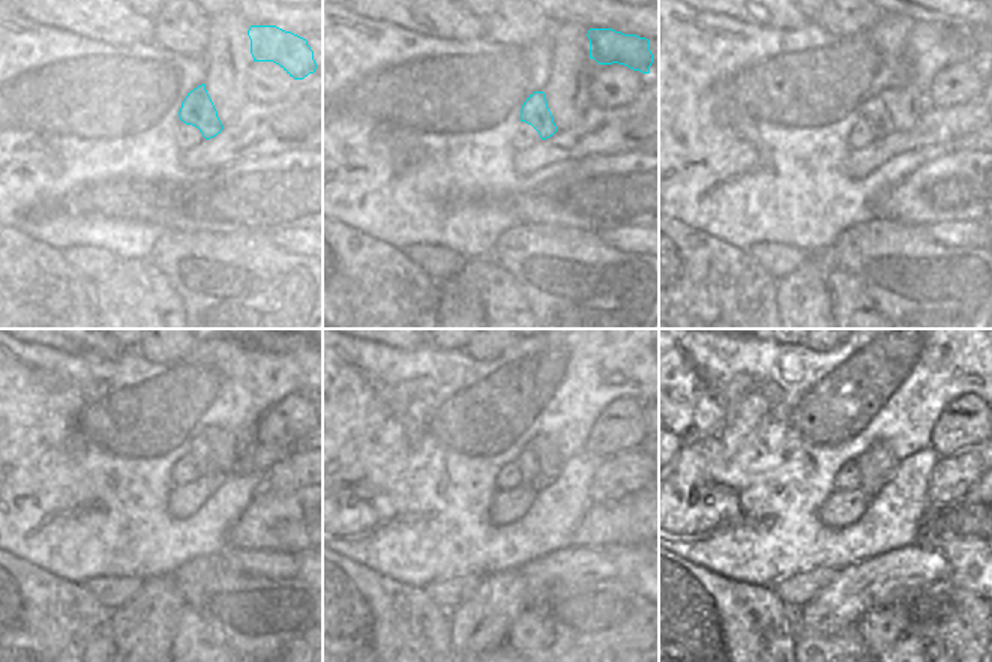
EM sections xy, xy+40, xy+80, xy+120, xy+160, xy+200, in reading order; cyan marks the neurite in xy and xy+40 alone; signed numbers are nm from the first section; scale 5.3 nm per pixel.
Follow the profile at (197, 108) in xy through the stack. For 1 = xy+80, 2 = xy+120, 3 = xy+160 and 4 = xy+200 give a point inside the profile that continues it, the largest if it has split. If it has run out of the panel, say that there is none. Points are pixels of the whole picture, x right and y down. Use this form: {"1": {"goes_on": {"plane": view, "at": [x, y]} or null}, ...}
{"1": {"goes_on": {"plane": "xy+80", "at": [874, 113]}}, "2": {"goes_on": {"plane": "xy+120", "at": [200, 452]}}, "3": {"goes_on": {"plane": "xy+160", "at": [527, 461]}}, "4": {"goes_on": {"plane": "xy+200", "at": [871, 481]}}}

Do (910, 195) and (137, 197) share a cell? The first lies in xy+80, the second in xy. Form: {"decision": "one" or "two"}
{"decision": "one"}

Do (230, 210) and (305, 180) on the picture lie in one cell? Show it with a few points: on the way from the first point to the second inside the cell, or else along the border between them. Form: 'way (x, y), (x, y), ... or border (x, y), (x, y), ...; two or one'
way (248, 197), (287, 191); one

